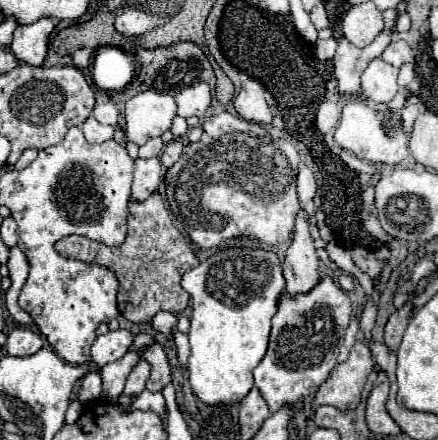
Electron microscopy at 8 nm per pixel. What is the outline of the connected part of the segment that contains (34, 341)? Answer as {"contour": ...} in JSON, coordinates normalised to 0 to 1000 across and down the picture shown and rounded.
{"contour":[[[41,743],[18,761],[18,807],[59,811],[87,802],[96,789],[100,789],[96,761],[68,743]]]}

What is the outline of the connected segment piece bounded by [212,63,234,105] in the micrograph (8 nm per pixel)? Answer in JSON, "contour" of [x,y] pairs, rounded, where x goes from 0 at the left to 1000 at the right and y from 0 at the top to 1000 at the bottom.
{"contour":[[[484,143],[484,148],[489,148],[489,161],[493,161],[493,225],[507,239],[516,239],[534,220],[534,193],[530,193],[530,184],[511,170],[511,161],[493,143]]]}

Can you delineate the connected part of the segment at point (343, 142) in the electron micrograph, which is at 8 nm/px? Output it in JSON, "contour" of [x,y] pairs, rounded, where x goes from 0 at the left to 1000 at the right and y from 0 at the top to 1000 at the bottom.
{"contour":[[[804,225],[785,239],[781,275],[763,302],[763,320],[781,339],[804,343],[826,366],[909,375],[932,357],[932,307],[918,284],[918,261],[890,252],[886,243],[849,248],[840,234],[822,225]]]}

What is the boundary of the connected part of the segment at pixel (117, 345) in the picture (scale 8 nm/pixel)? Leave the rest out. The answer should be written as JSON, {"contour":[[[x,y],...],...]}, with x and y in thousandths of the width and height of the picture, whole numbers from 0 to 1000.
{"contour":[[[269,748],[269,752],[251,752],[242,761],[228,761],[215,775],[205,807],[210,807],[215,825],[237,834],[237,830],[283,811],[297,784],[301,784],[301,757],[292,757],[288,748]]]}

